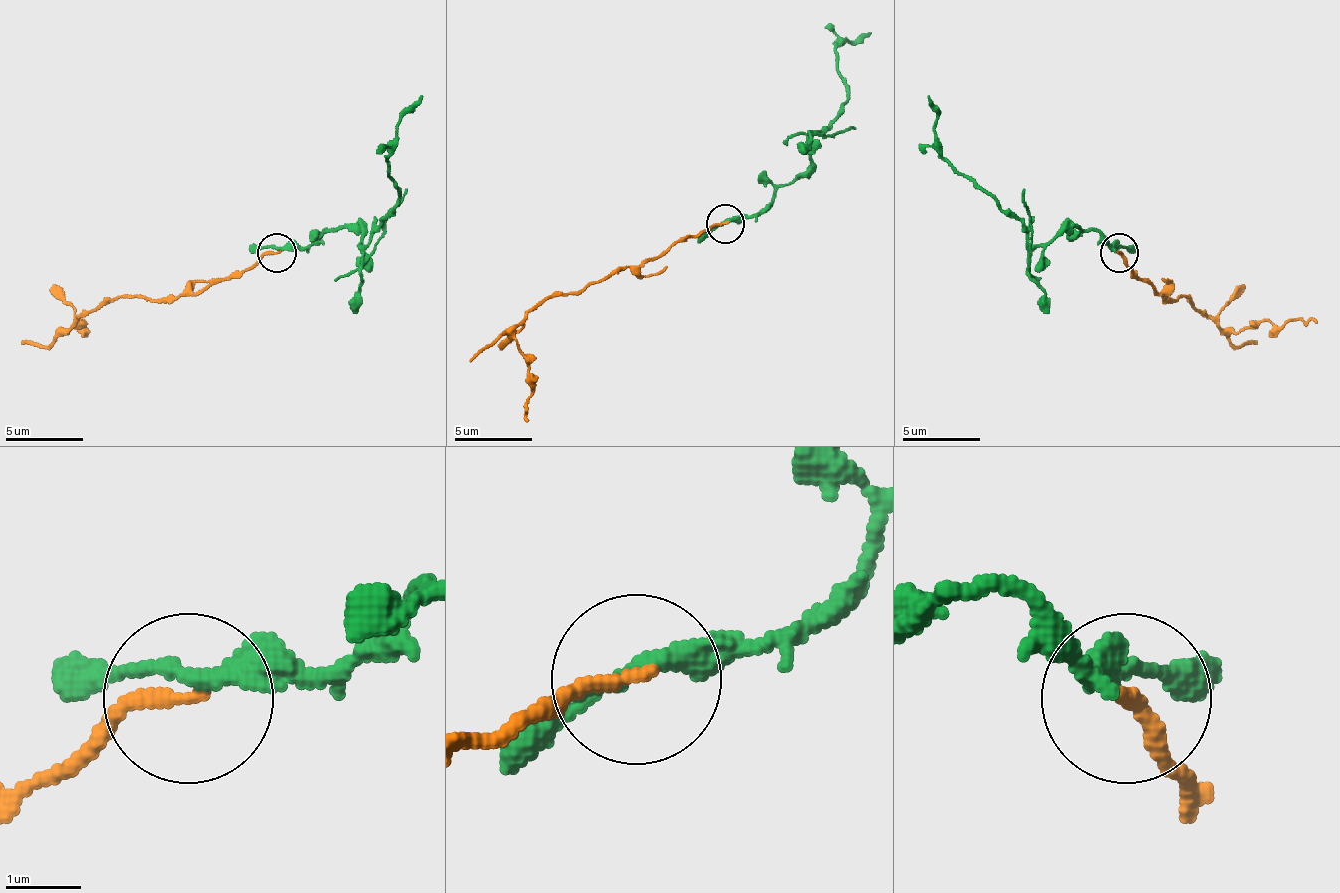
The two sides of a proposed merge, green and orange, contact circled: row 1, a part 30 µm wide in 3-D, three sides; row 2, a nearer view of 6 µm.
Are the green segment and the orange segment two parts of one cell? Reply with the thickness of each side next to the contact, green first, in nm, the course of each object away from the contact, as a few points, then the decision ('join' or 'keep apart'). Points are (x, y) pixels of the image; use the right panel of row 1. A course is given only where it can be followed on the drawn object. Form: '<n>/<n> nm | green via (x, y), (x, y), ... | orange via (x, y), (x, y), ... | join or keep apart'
260/190 nm | green via (1116, 252), (1081, 228), (1027, 244), (1027, 228), (945, 158), (929, 96) | orange via (1120, 252), (1132, 271), (1163, 294), (1190, 298), (1209, 318), (1237, 333), (1260, 322), (1318, 322) | keep apart

